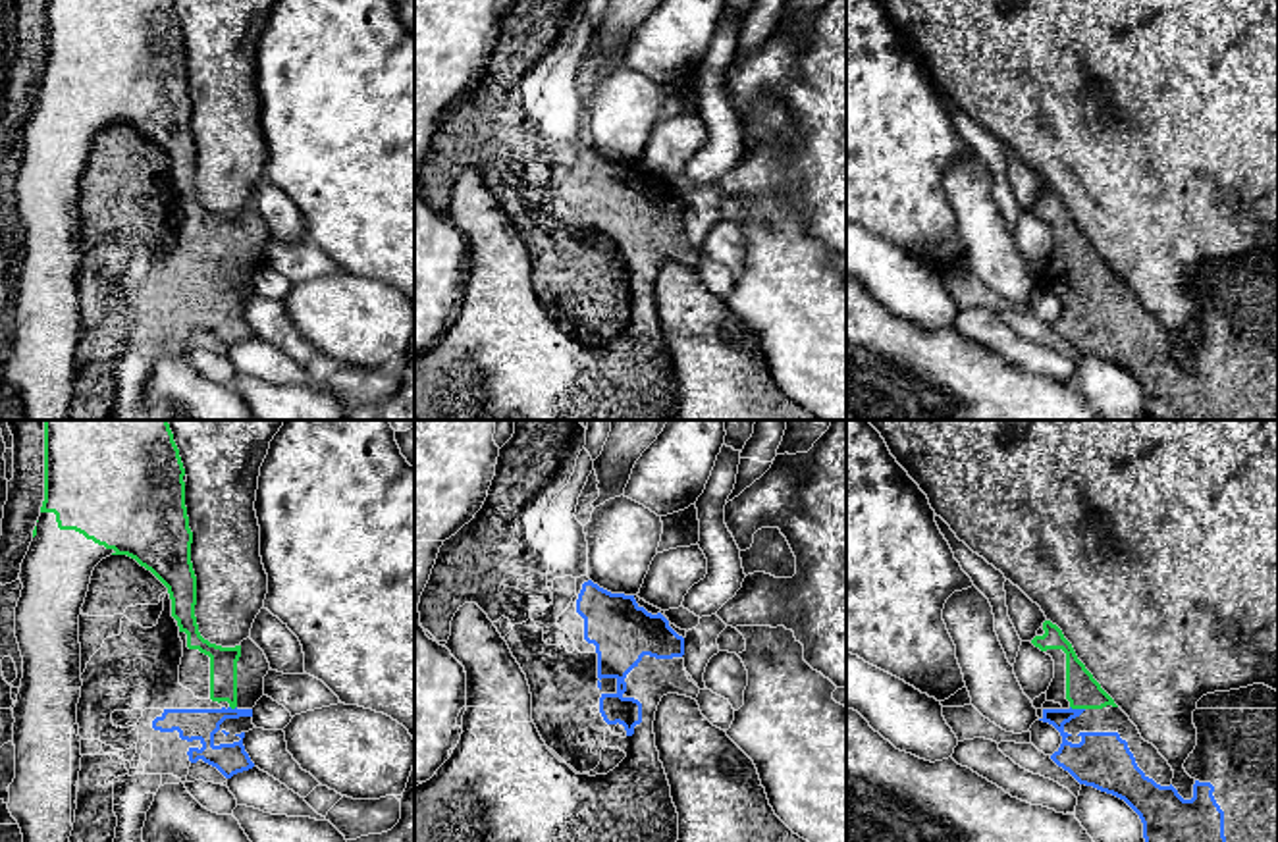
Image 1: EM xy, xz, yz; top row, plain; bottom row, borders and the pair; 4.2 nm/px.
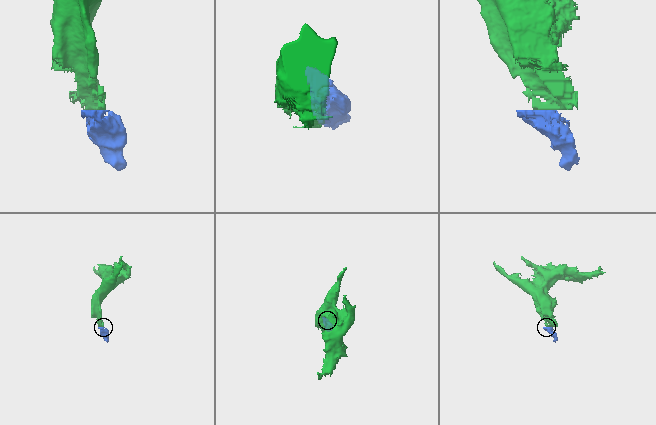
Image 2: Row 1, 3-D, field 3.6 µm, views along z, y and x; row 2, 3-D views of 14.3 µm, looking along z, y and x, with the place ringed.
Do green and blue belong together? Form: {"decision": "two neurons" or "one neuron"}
{"decision": "one neuron"}

